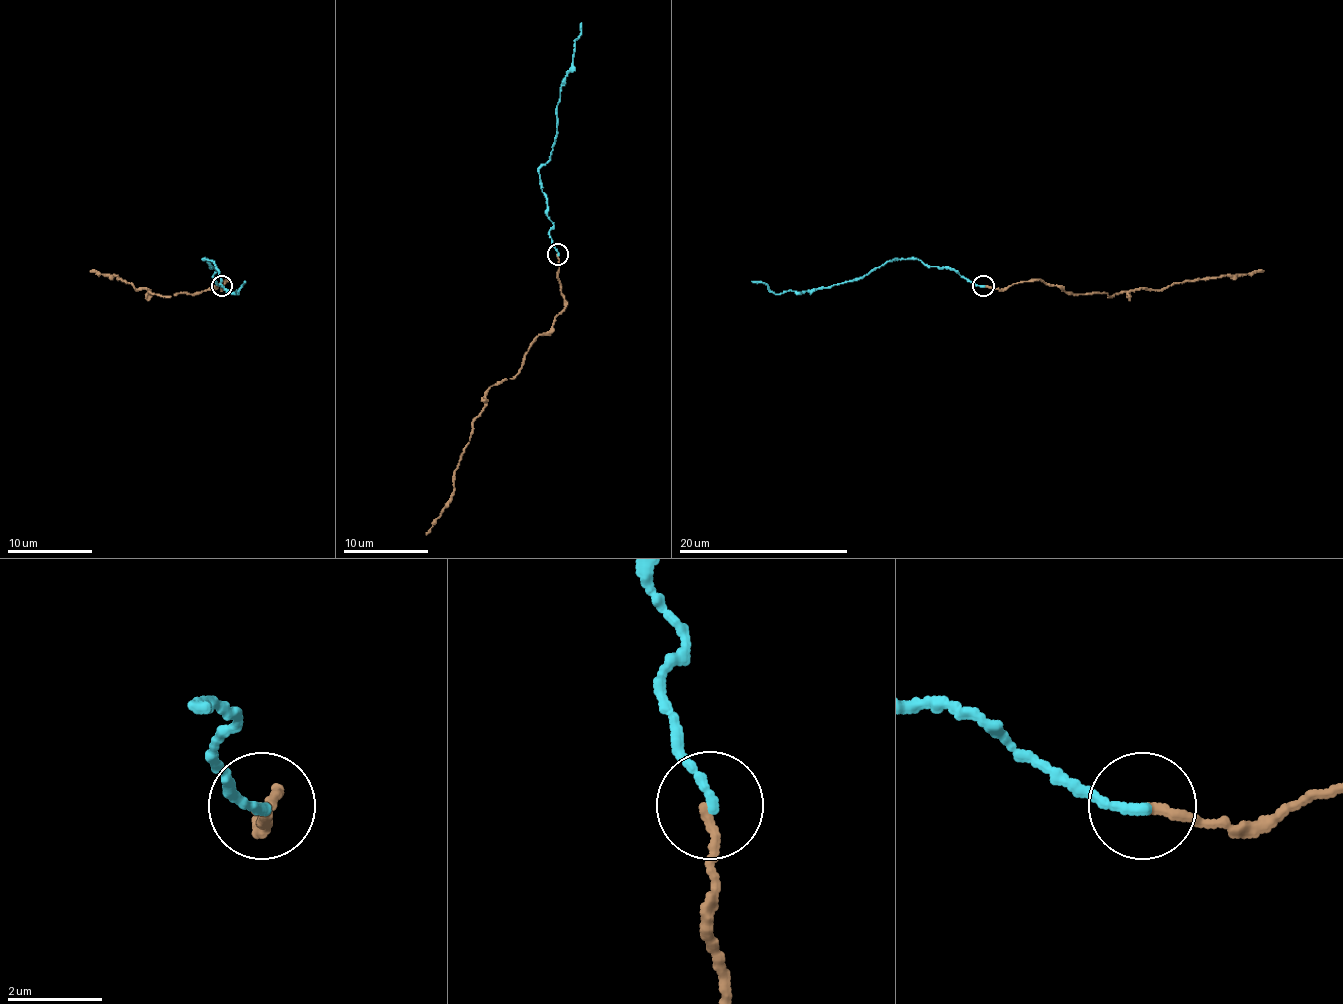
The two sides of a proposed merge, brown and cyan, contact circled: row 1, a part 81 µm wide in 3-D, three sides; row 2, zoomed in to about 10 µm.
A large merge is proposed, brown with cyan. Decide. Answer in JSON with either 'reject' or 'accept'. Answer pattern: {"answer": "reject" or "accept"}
{"answer": "accept"}

